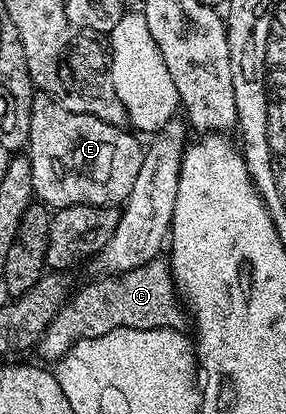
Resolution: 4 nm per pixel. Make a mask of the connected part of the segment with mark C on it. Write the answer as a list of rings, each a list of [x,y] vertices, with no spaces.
[[[157,259],[142,267],[134,267],[134,271],[102,275],[98,279],[82,286],[77,293],[75,290],[58,315],[54,315],[50,327],[46,327],[38,352],[48,363],[59,361],[70,347],[74,347],[74,343],[82,339],[94,339],[119,329],[180,329],[186,321],[167,260]]]

